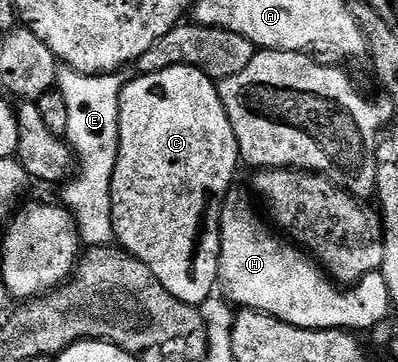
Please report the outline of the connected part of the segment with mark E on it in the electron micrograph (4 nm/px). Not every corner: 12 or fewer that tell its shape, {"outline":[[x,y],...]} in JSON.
{"outline":[[59,70],[77,171],[61,204],[87,246],[115,240],[119,74]]}

